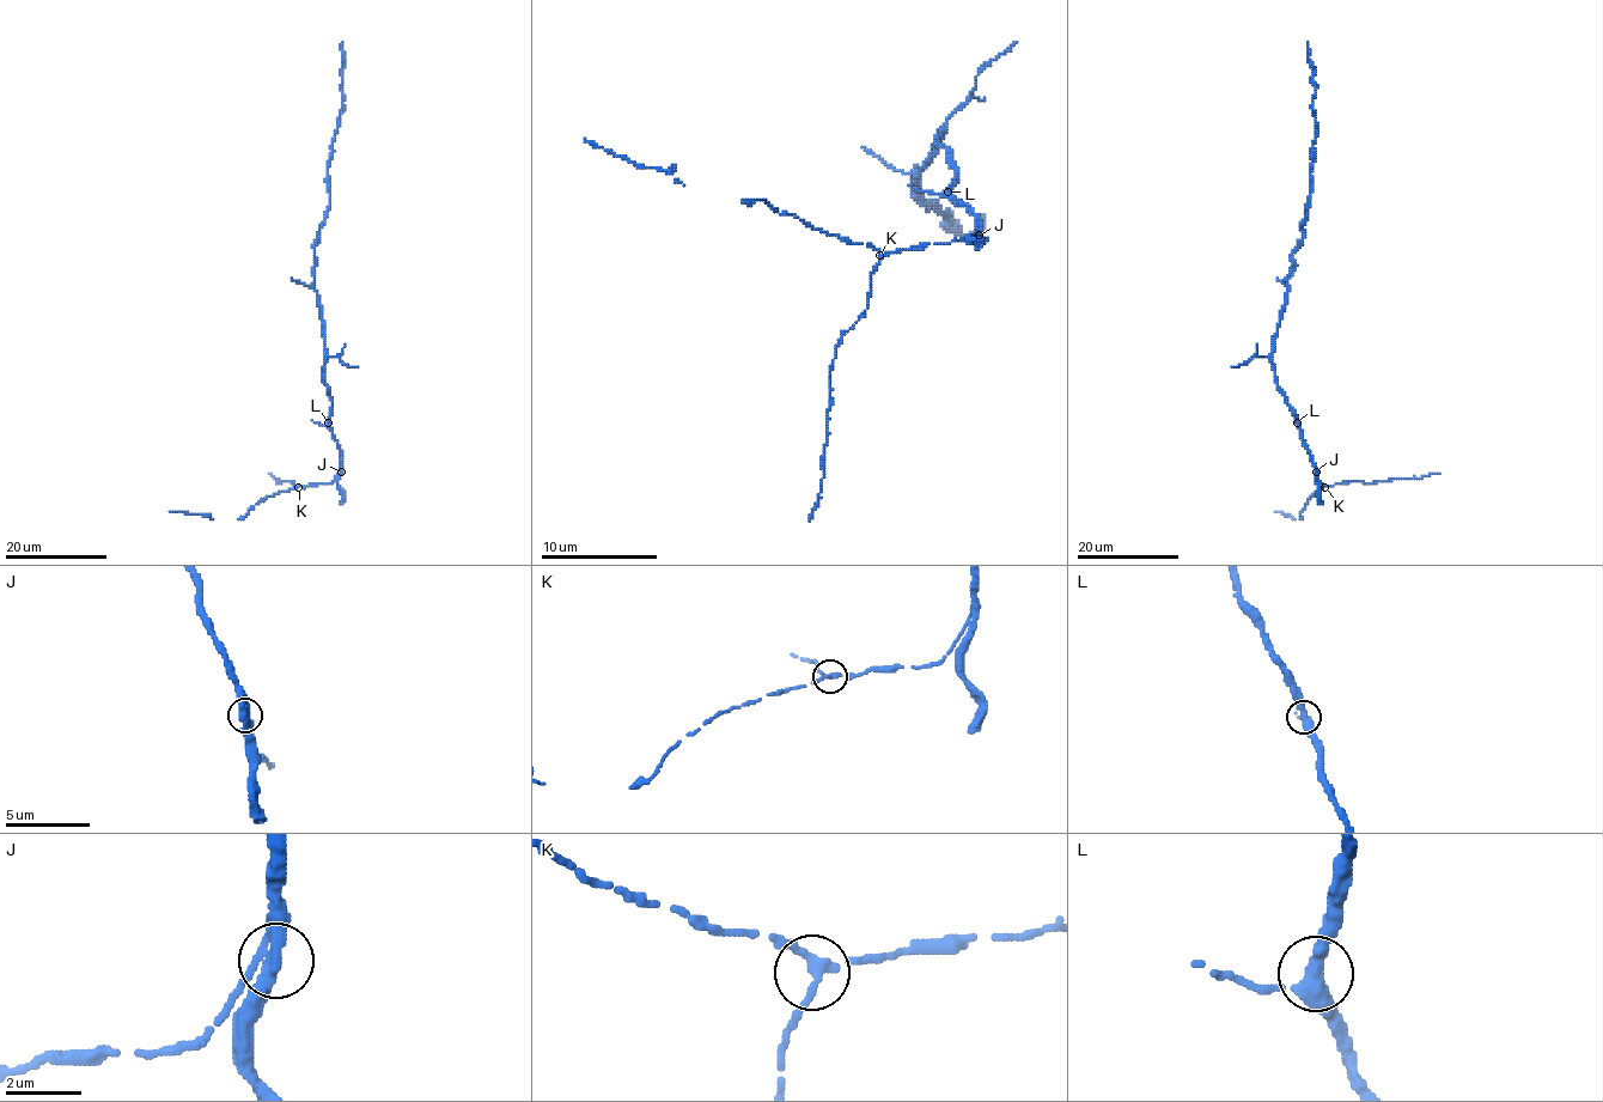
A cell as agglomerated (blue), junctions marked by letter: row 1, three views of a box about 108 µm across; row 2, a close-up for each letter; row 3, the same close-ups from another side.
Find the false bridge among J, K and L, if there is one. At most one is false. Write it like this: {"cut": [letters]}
{"cut": []}

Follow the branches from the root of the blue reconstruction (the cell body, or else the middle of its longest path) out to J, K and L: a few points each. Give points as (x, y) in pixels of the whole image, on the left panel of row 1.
J: (325, 357), (324, 381), (331, 399), (329, 428), (341, 454), (341, 472)
K: (325, 357), (324, 381), (331, 399), (329, 428), (341, 454), (341, 472), (329, 485), (298, 487)
L: (325, 357), (324, 381), (331, 399), (328, 422)

